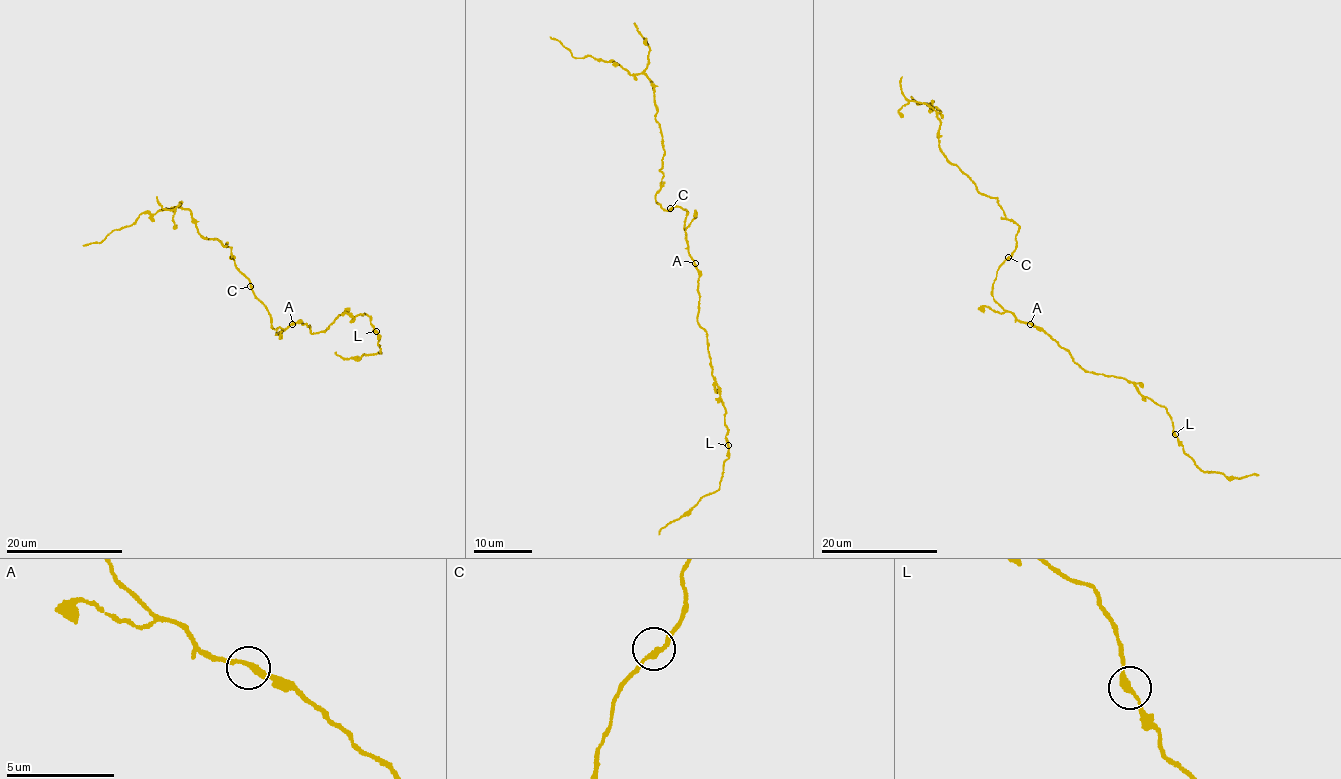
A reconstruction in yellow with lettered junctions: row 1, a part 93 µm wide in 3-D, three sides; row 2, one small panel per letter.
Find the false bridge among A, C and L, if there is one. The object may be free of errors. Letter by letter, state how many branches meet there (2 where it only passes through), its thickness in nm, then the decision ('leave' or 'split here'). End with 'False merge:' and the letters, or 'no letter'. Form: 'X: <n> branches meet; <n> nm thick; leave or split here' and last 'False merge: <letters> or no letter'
A: 2 branches meet; 220 nm thick; leave
C: 2 branches meet; 220 nm thick; leave
L: 2 branches meet; 220 nm thick; leave
False merge: no letter

